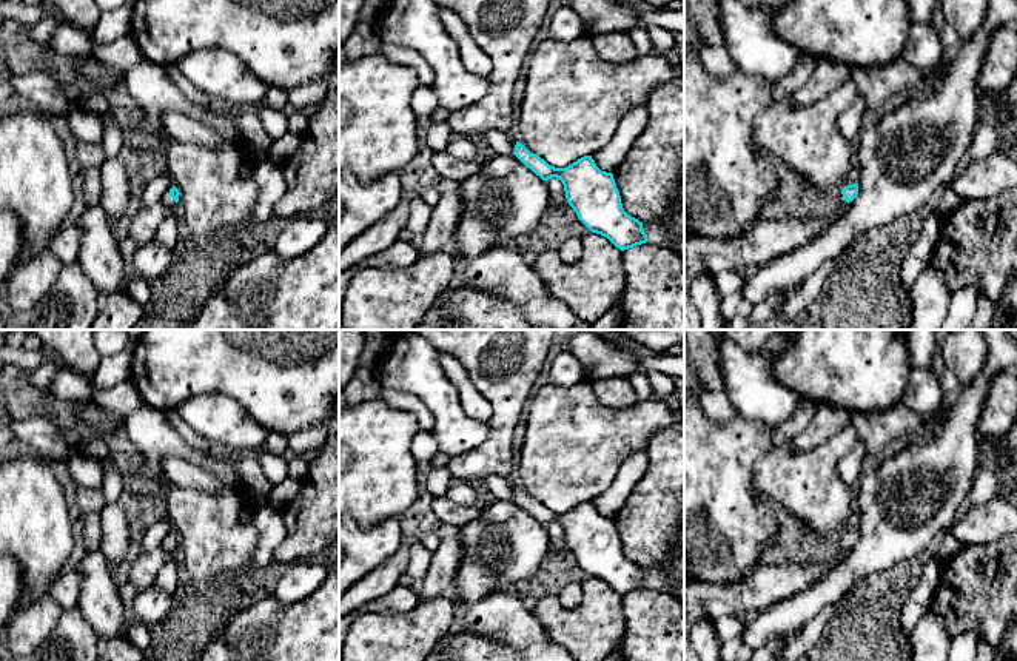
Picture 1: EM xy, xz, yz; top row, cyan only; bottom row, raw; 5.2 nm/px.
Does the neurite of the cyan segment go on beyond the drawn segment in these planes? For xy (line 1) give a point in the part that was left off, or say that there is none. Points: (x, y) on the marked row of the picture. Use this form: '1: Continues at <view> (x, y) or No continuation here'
1: Continues at xy (167, 199)

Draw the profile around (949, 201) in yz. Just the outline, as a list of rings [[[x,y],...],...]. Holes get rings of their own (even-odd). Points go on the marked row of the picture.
[[[948,186],[941,193],[940,203],[935,214],[945,217],[949,213],[952,213],[957,206],[960,206],[963,202],[965,200]]]

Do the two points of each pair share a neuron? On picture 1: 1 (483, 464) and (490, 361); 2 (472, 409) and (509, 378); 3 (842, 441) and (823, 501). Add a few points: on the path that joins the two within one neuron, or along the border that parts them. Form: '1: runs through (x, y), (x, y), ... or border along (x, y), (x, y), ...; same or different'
1: runs through (500, 438), (501, 387); same
2: border along (464, 369), (490, 405), (489, 421); different
3: runs through (828, 456), (823, 461), (823, 486); same

